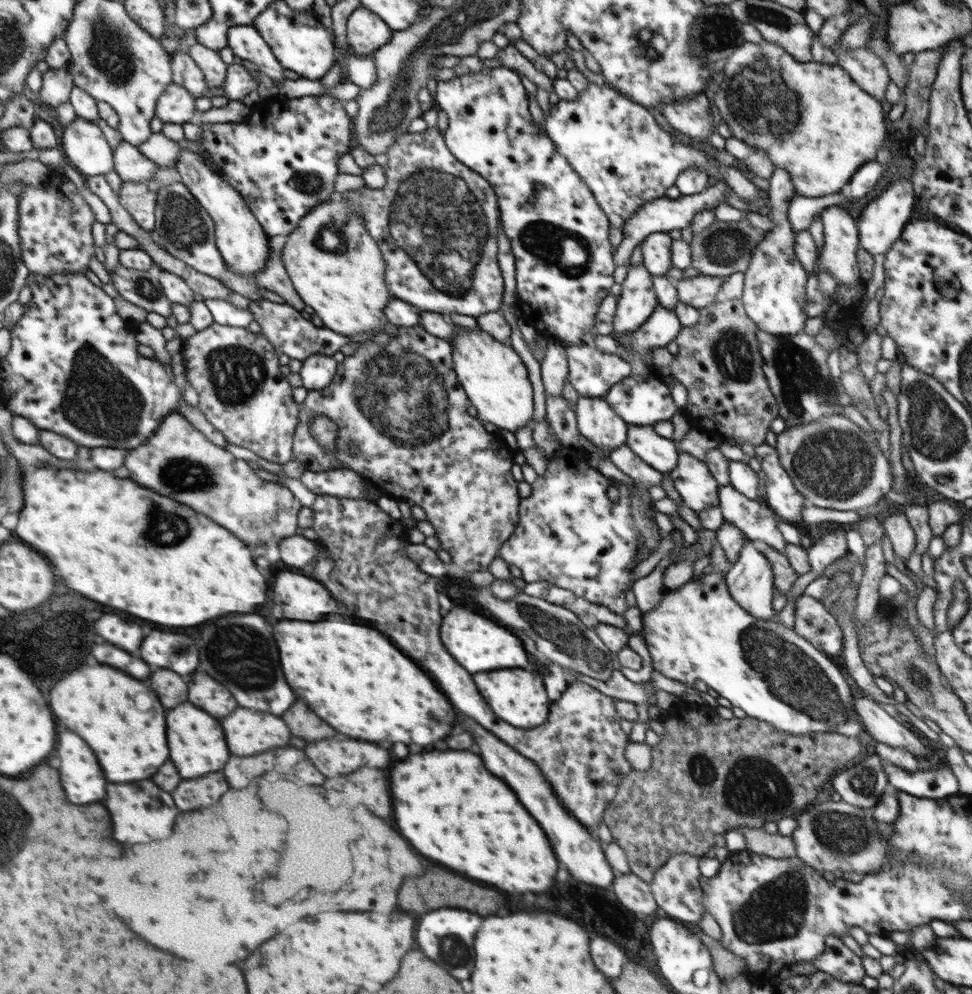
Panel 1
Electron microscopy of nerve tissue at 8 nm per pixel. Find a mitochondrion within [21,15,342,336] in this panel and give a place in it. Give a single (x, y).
(182, 225)

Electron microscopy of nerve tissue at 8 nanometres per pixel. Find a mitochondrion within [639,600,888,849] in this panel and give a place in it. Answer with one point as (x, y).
(793, 676)

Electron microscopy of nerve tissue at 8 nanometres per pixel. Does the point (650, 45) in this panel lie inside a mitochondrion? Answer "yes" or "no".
yes

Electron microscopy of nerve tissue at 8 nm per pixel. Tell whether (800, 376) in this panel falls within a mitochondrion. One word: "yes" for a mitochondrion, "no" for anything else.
yes

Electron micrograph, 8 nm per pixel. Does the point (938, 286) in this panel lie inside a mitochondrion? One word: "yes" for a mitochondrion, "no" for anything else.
no

